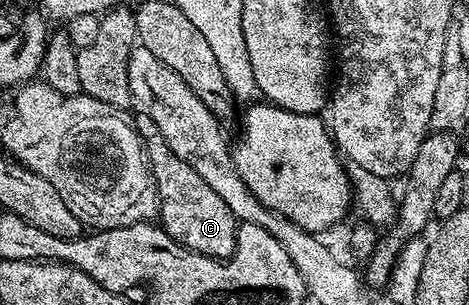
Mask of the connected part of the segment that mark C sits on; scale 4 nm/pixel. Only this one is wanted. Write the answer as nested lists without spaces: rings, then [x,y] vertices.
[[[140,112],[137,115],[134,125],[144,142],[156,185],[159,225],[178,245],[188,250],[211,258],[228,258],[236,247],[238,223],[234,212],[226,208],[225,202],[215,194],[210,184],[206,184],[206,180],[202,180],[202,176],[198,176],[198,172],[194,172],[194,168],[190,168],[190,164],[186,164],[186,160],[178,160],[178,156],[170,152],[170,144],[166,144],[162,132],[158,132],[158,124],[154,124],[148,114]]]

